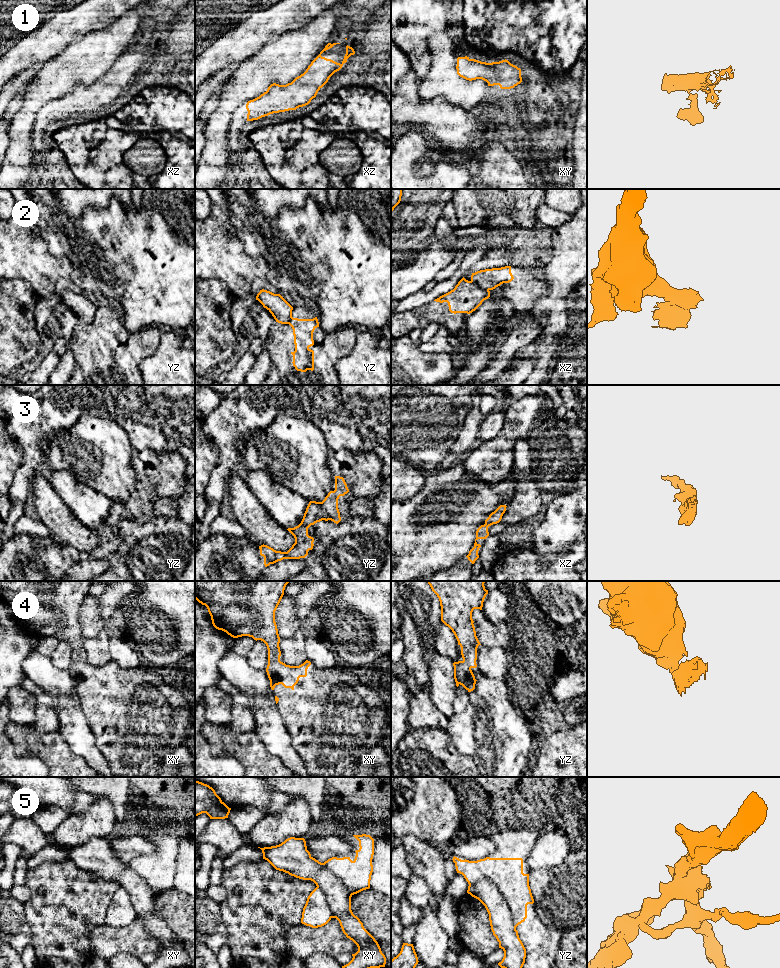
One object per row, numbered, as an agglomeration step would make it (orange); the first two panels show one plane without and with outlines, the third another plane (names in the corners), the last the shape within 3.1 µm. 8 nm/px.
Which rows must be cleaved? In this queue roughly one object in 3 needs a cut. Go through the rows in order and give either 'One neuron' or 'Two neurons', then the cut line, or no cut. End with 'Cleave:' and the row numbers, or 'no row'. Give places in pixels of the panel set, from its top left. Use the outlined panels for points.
1: One neuron. No split
2: Two neurons. Split along xz (470, 281), (488, 291)
3: One neuron. No split
4: One neuron. No split
5: Two neurons. Split along yz (469, 884), (488, 878), (507, 904), (515, 927)
Cleave: 2, 5

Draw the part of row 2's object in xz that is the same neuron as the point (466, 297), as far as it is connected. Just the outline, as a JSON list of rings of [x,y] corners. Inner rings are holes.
[[[464,277],[453,290],[435,299],[436,302],[447,302],[451,313],[467,313],[475,311],[484,300],[490,297],[490,291],[483,290],[476,283]]]

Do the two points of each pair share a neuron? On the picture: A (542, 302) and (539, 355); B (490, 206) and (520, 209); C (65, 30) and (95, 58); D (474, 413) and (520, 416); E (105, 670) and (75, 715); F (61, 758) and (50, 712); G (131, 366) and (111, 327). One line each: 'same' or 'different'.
A: same
B: same
C: different
D: different
E: different
F: different
G: same

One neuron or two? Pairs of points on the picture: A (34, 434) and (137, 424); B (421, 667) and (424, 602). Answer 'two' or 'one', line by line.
A: one
B: one

